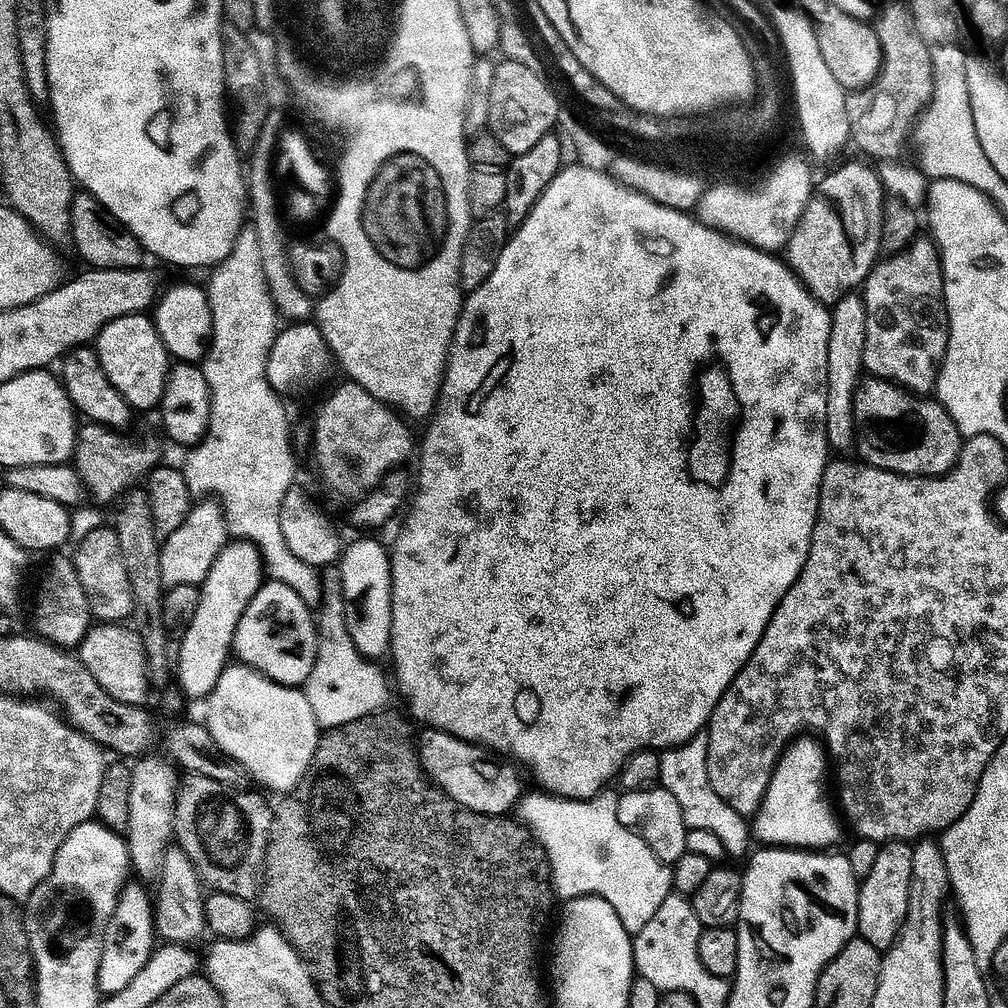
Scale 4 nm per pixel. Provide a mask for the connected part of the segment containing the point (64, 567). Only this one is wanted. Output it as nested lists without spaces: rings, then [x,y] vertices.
[[[56,554],[44,568],[40,576],[40,585],[36,588],[36,601],[32,604],[32,624],[36,627],[35,635],[39,639],[61,649],[76,650],[86,634],[94,626],[94,617],[86,590],[78,578],[78,570],[71,559],[64,554]]]

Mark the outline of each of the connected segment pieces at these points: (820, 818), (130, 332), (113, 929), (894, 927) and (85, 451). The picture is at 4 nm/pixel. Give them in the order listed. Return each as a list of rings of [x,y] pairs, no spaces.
[[[816,738],[793,740],[780,757],[768,793],[754,817],[755,839],[761,845],[773,848],[835,849],[832,847],[840,840],[841,817],[834,804],[832,809],[828,801],[828,784],[830,788],[830,760],[823,743]]]
[[[147,315],[123,316],[107,324],[100,331],[98,351],[110,382],[133,410],[140,411],[141,408],[148,412],[151,408],[152,411],[159,409],[168,381],[170,357],[155,323]]]
[[[129,883],[120,893],[118,906],[106,926],[102,962],[98,970],[100,991],[105,997],[117,996],[122,990],[126,990],[126,986],[130,986],[130,982],[134,982],[134,978],[142,974],[158,944],[153,897],[152,900],[148,897],[147,887],[136,884]]]
[[[908,842],[885,844],[880,849],[874,870],[862,881],[858,902],[858,936],[876,947],[883,954],[893,948],[906,922],[910,906],[912,881],[912,849]]]
[[[85,423],[76,434],[74,467],[87,491],[102,503],[115,501],[133,486],[147,481],[154,469],[161,467],[160,448],[152,440],[127,440],[127,435],[102,424]]]

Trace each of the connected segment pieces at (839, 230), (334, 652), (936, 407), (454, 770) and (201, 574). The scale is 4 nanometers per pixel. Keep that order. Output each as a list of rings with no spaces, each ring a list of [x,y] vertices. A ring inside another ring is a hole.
[[[816,196],[807,204],[806,210],[803,211],[799,223],[792,232],[792,237],[784,249],[784,260],[810,294],[815,295],[816,293],[816,286],[812,284],[814,282],[812,276],[816,276],[816,280],[840,280],[838,286],[841,287],[842,294],[846,294],[857,291],[868,280],[869,274],[879,263],[884,252],[884,222],[880,222],[876,226],[876,238],[864,241],[856,266],[854,266],[849,245],[844,223],[835,205]],[[798,262],[800,262],[800,266],[798,266]],[[856,276],[860,276],[859,282],[850,282],[852,278],[856,280]]]
[[[325,567],[322,572],[324,586],[324,600],[318,609],[318,639],[320,645],[316,651],[314,670],[310,678],[302,685],[302,691],[310,702],[310,710],[314,710],[314,718],[320,723],[321,729],[341,728],[350,722],[358,722],[367,716],[375,716],[383,713],[388,704],[388,680],[379,667],[379,663],[373,662],[367,656],[361,654],[358,646],[354,644],[354,638],[348,629],[349,601],[346,599],[346,584],[340,581],[339,567]]]
[[[868,378],[857,387],[853,418],[859,459],[865,465],[899,476],[945,476],[956,467],[964,449],[965,437],[939,399],[913,394],[890,380]]]
[[[424,730],[420,734],[424,738],[424,764],[428,771],[448,788],[463,808],[487,816],[507,817],[511,813],[508,811],[519,805],[526,789],[520,777],[521,769],[515,763],[505,762],[488,749],[471,744],[469,740],[460,740],[448,732]]]
[[[200,502],[193,507],[192,513],[170,534],[160,549],[161,582],[165,589],[186,584],[203,585],[210,574],[218,554],[230,542],[227,522],[224,520],[224,509],[216,502]]]

